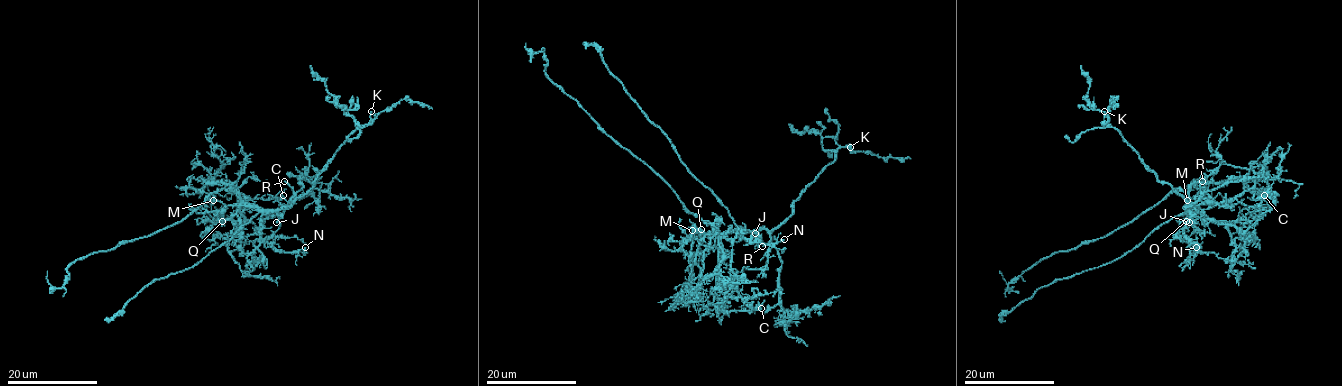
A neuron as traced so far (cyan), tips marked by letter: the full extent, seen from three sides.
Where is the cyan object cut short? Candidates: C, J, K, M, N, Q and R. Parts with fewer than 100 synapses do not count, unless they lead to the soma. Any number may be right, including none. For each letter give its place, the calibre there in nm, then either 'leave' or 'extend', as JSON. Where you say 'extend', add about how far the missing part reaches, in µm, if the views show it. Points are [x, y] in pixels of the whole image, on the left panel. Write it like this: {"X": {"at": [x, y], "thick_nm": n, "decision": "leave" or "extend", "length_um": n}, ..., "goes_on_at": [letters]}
{"C": {"at": [283, 195], "thick_nm": 190, "decision": "leave"}, "J": {"at": [276, 222], "thick_nm": 130, "decision": "leave"}, "K": {"at": [371, 111], "thick_nm": 140, "decision": "leave"}, "M": {"at": [213, 200], "thick_nm": 140, "decision": "leave"}, "N": {"at": [305, 247], "thick_nm": 170, "decision": "leave"}, "Q": {"at": [222, 221], "thick_nm": 180, "decision": "leave"}, "R": {"at": [284, 181], "thick_nm": 160, "decision": "leave"}, "goes_on_at": []}

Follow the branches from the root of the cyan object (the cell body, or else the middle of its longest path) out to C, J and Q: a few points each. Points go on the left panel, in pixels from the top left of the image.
C: (233, 191), (241, 201), (240, 204), (235, 189), (237, 193), (251, 199), (279, 199), (283, 195)
J: (233, 191), (245, 202), (273, 210), (279, 217), (276, 222)
Q: (233, 191), (241, 202), (224, 208), (218, 215), (222, 221)

